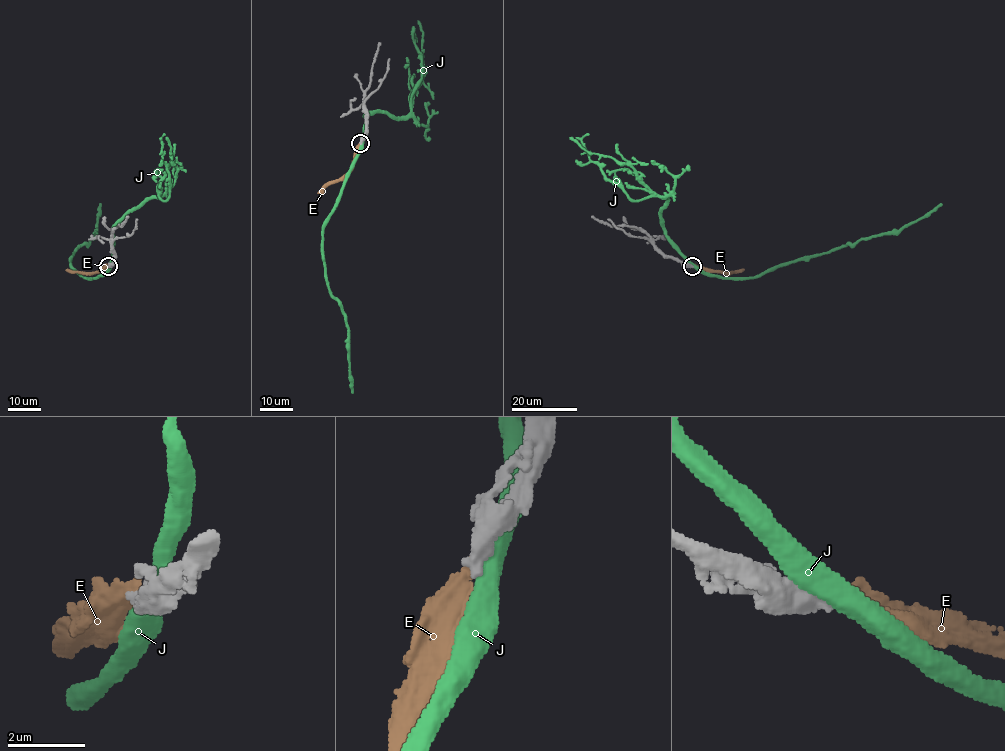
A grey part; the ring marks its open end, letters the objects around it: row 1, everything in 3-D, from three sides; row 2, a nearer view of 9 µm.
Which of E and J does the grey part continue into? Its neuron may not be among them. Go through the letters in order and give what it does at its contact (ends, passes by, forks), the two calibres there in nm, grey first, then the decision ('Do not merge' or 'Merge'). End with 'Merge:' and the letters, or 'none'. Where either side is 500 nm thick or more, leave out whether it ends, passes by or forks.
E: Thickness 600 nm (grey) against 360 nm. Do not merge
J: Thickness 800 nm (grey) against 500 nm. Do not merge
Merge: none

